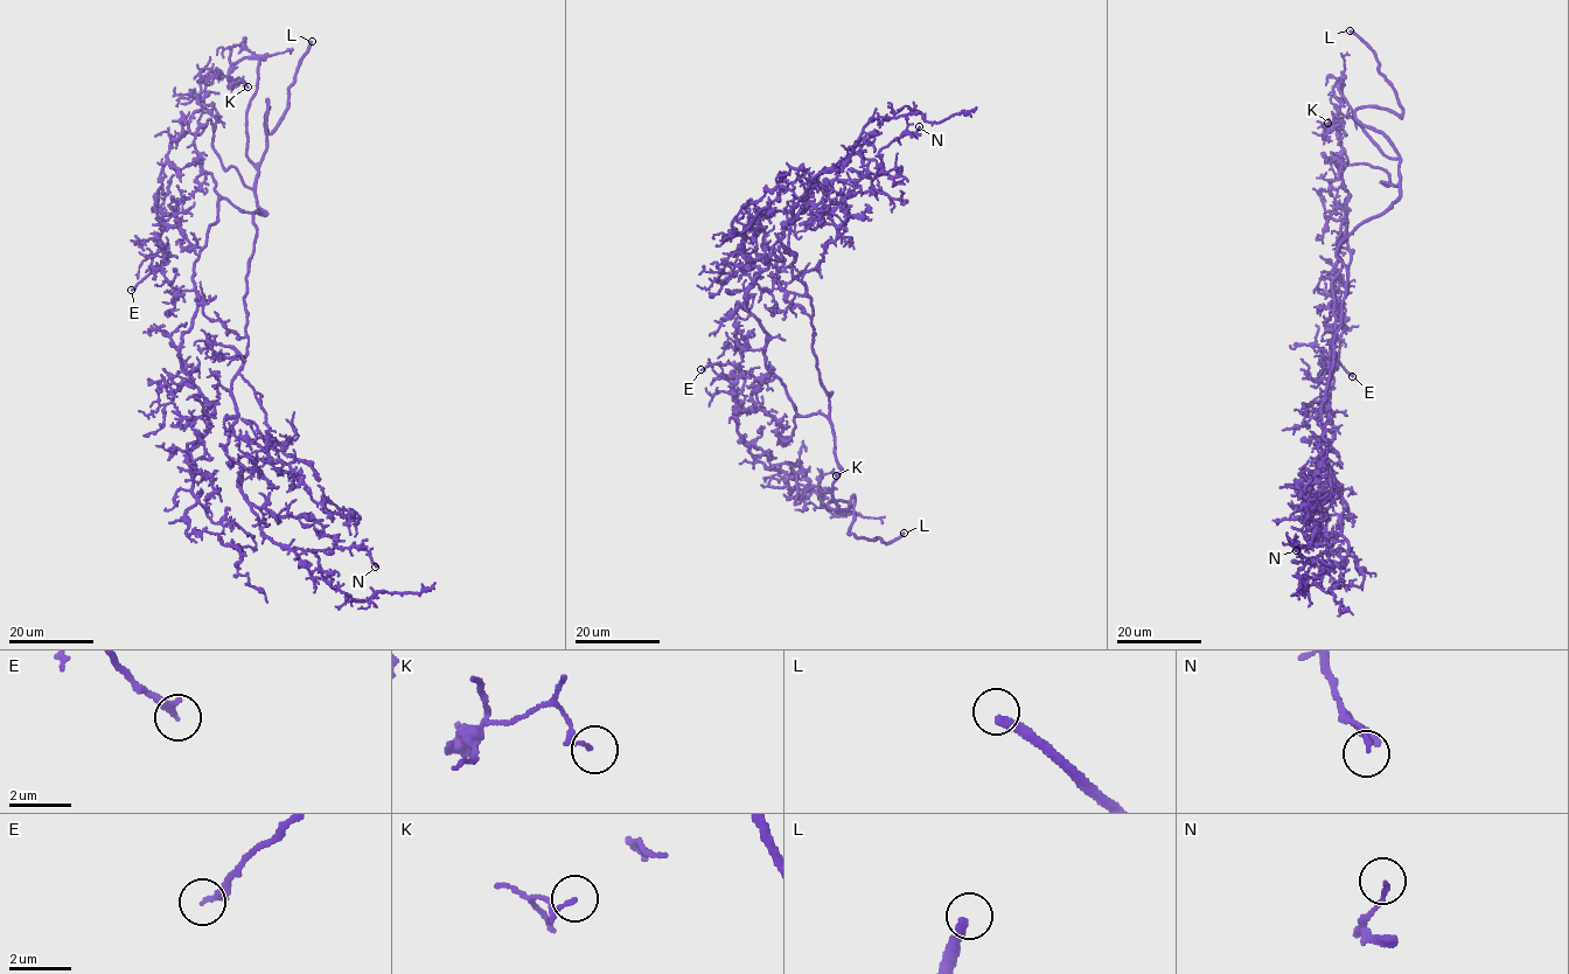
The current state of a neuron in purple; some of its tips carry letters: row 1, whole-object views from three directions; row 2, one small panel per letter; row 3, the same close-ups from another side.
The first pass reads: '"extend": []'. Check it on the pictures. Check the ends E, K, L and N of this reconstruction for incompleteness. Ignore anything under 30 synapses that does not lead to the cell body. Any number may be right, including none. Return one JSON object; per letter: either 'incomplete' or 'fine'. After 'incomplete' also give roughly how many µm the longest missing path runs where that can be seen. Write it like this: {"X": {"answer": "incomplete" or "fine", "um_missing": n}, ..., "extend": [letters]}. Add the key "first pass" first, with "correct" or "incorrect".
{"first pass": "incorrect", "E": {"answer": "fine"}, "K": {"answer": "fine"}, "L": {"answer": "incomplete", "um_missing": 35}, "N": {"answer": "fine"}, "extend": ["L"]}

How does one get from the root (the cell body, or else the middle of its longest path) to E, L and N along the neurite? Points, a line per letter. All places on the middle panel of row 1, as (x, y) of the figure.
E: (829, 399), (841, 471), (796, 503), (792, 466), (741, 440), (740, 368), (701, 369)
L: (829, 399), (841, 471), (831, 492), (838, 512), (848, 510), (853, 495), (849, 533), (885, 543), (904, 533)
N: (829, 399), (813, 349), (810, 298), (780, 237), (792, 206), (814, 187), (869, 178), (881, 148), (919, 126)

